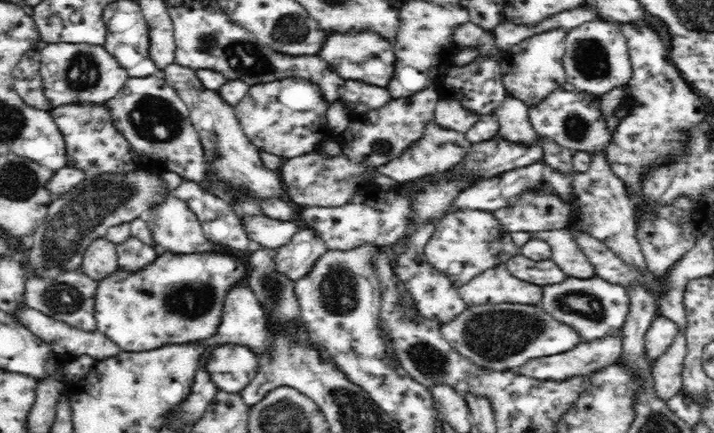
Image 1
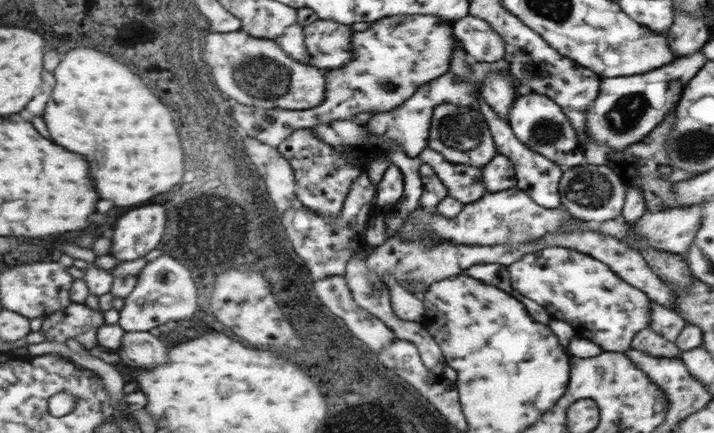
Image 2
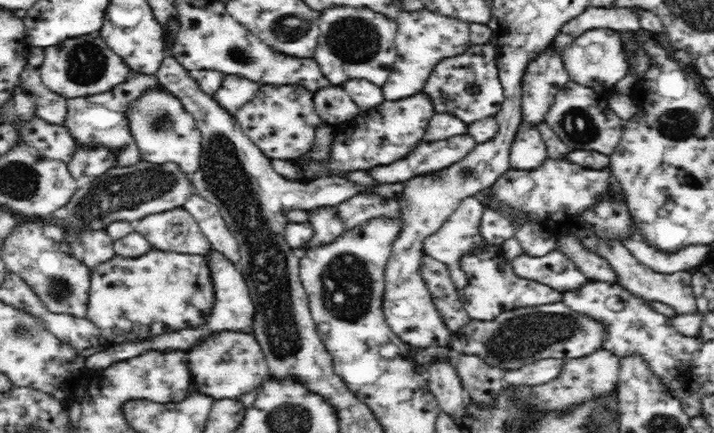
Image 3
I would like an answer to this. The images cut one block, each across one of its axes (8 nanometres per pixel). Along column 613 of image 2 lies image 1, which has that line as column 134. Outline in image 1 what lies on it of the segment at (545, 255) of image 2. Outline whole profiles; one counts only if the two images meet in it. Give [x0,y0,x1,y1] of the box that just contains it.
[96,252,246,352]

